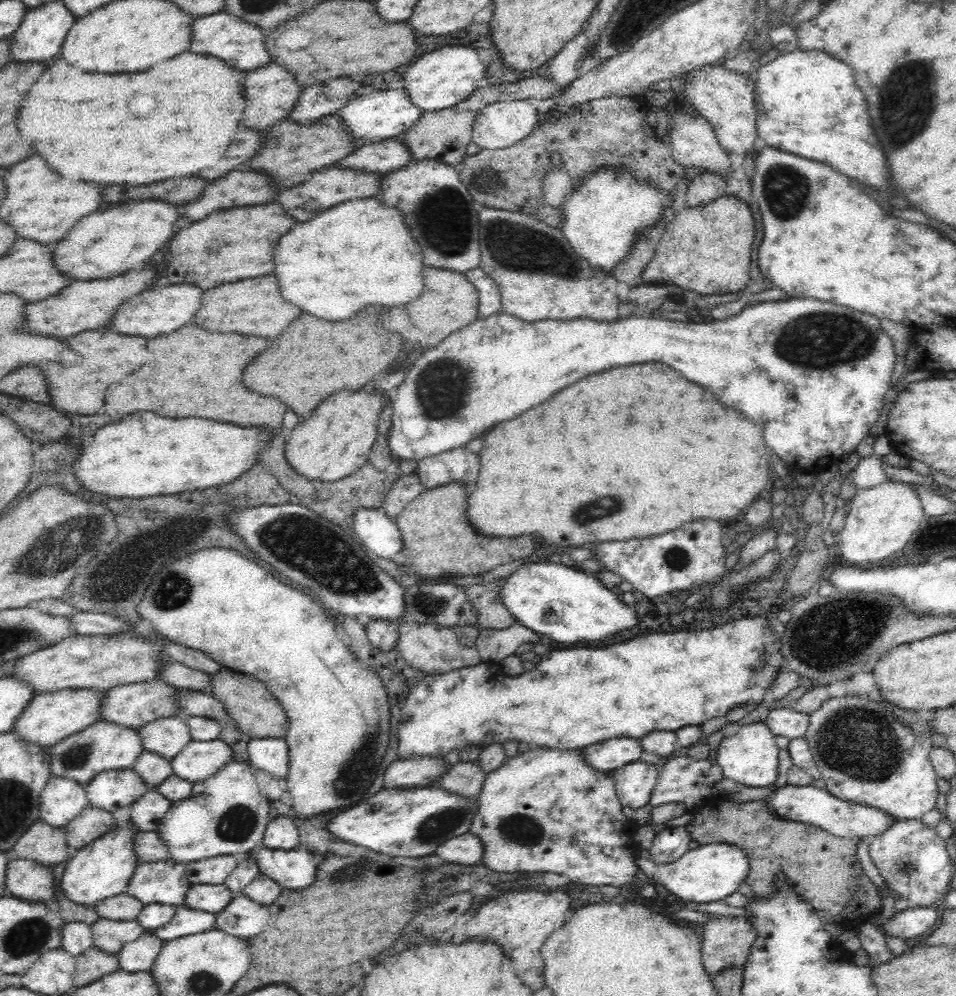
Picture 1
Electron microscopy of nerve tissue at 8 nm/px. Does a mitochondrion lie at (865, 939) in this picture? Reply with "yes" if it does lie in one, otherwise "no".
no

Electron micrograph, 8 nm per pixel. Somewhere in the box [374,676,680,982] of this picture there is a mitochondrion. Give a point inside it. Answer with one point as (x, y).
(432, 829)

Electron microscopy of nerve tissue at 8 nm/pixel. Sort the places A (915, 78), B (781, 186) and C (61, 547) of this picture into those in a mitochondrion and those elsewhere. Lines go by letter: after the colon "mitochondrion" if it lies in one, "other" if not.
A: mitochondrion
B: mitochondrion
C: mitochondrion

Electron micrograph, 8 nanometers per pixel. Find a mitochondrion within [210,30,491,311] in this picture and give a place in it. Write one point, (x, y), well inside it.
(443, 244)

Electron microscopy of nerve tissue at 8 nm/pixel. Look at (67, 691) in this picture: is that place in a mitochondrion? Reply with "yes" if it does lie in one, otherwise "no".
no

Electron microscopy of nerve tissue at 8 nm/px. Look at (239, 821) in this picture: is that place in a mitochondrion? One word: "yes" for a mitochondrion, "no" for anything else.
yes

